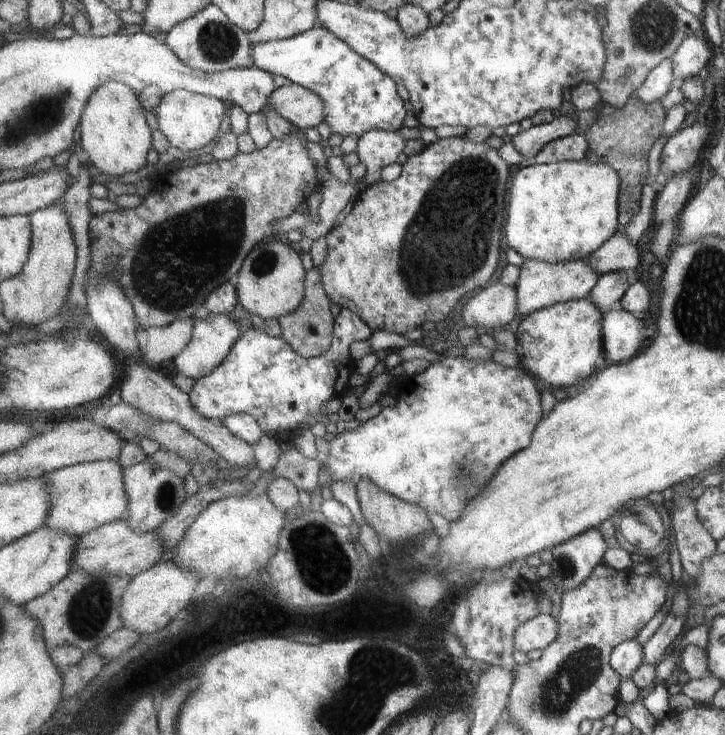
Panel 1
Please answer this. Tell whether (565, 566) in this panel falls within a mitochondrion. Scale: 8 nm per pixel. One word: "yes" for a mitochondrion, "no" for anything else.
yes

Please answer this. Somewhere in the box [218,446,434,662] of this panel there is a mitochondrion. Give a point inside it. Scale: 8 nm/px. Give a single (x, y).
(316, 551)

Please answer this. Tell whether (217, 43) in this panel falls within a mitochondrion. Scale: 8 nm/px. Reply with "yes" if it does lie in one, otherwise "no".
yes

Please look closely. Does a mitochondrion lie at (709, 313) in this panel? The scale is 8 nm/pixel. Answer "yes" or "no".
yes

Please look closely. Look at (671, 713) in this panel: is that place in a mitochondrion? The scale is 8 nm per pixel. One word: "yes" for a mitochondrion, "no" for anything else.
no

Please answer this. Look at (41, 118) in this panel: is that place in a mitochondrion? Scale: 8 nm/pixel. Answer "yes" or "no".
yes

